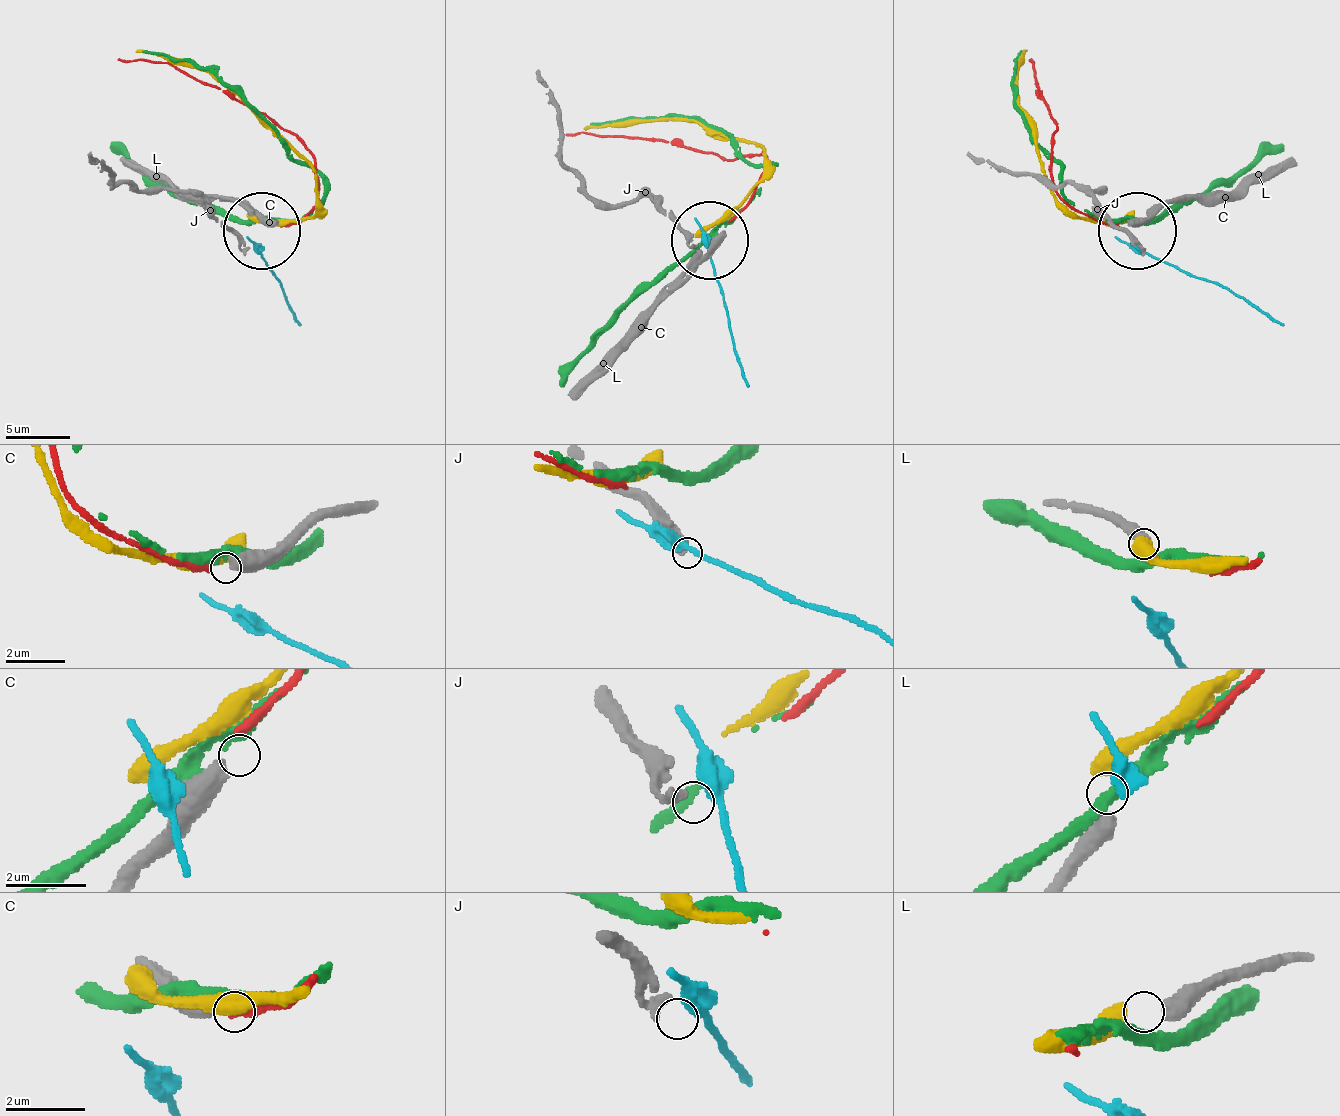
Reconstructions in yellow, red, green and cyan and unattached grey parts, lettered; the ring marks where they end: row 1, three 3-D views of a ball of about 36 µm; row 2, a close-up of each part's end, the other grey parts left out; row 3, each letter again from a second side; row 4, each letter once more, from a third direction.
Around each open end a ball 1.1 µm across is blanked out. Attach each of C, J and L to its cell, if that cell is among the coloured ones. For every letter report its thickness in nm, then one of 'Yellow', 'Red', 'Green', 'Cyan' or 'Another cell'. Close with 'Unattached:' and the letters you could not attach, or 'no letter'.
C: Thickness 480 nm. Another cell
J: Thickness 240 nm. Another cell
L: Thickness 460 nm. Yellow
Unattached: C, J

